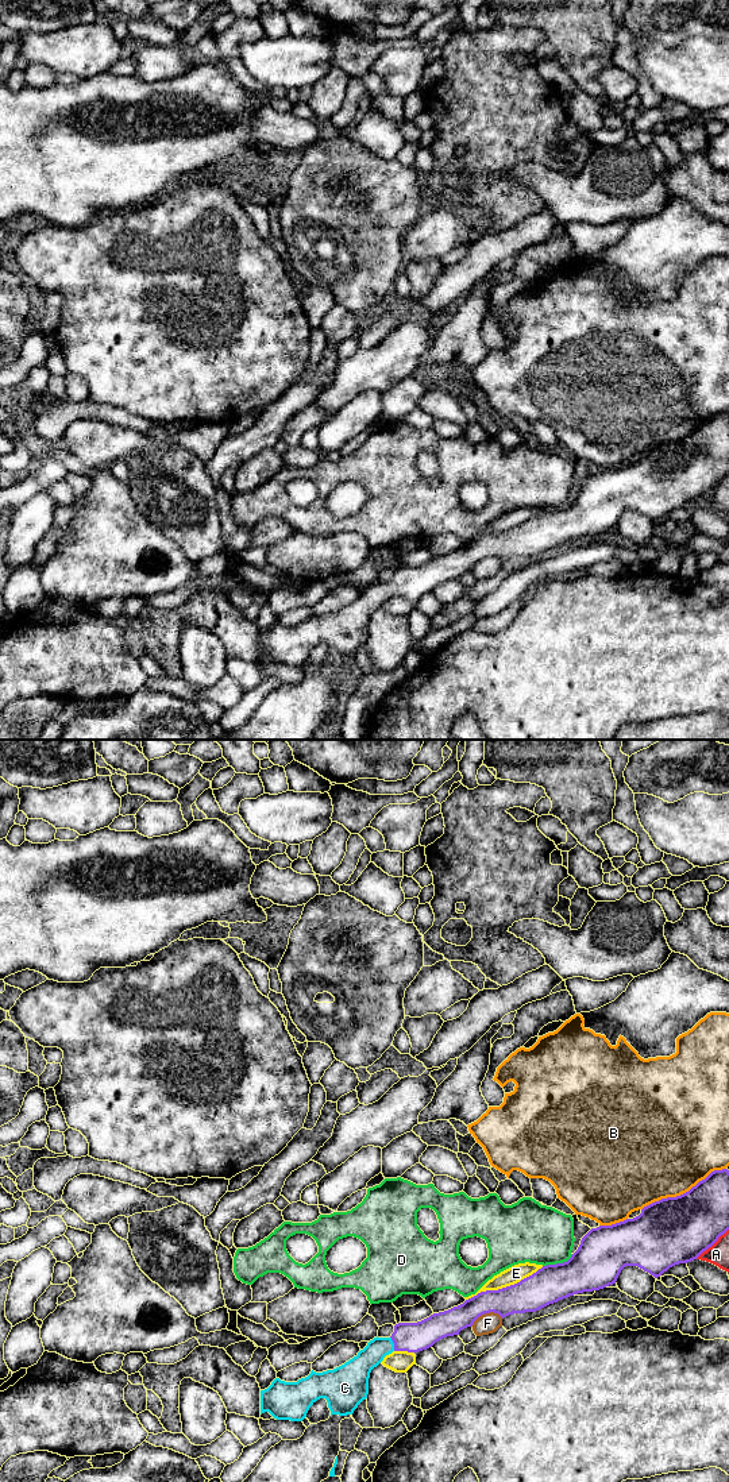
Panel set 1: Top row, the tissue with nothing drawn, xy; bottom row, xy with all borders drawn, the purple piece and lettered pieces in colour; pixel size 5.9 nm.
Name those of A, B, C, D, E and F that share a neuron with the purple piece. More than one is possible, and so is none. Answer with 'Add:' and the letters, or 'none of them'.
Add: C

